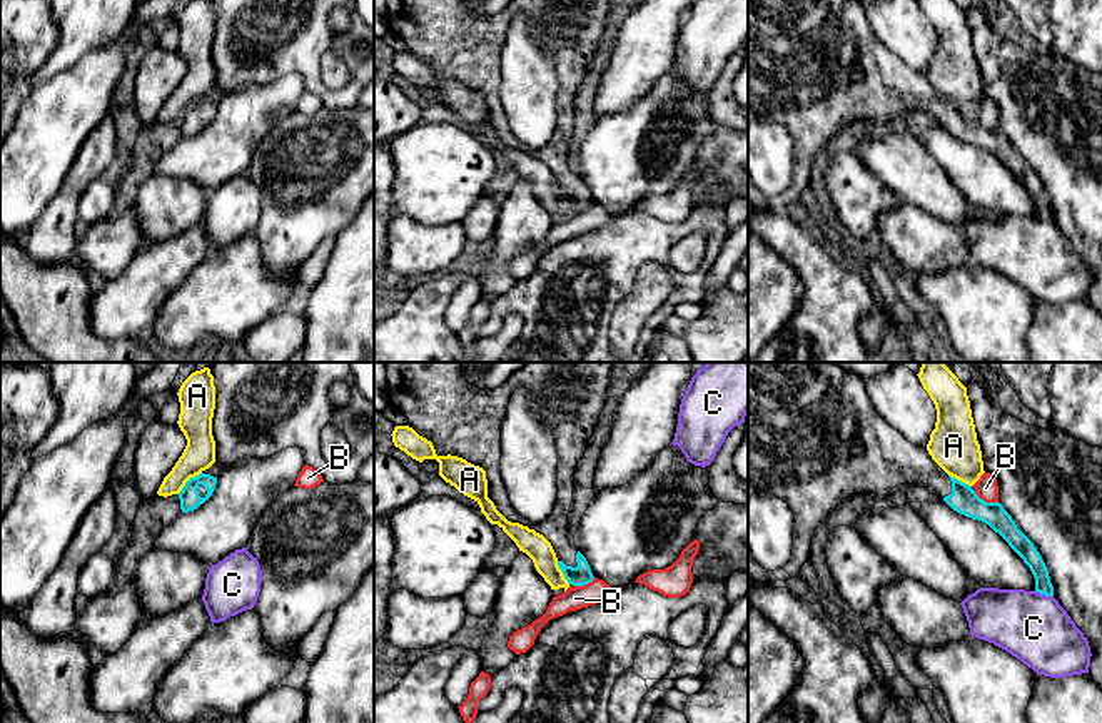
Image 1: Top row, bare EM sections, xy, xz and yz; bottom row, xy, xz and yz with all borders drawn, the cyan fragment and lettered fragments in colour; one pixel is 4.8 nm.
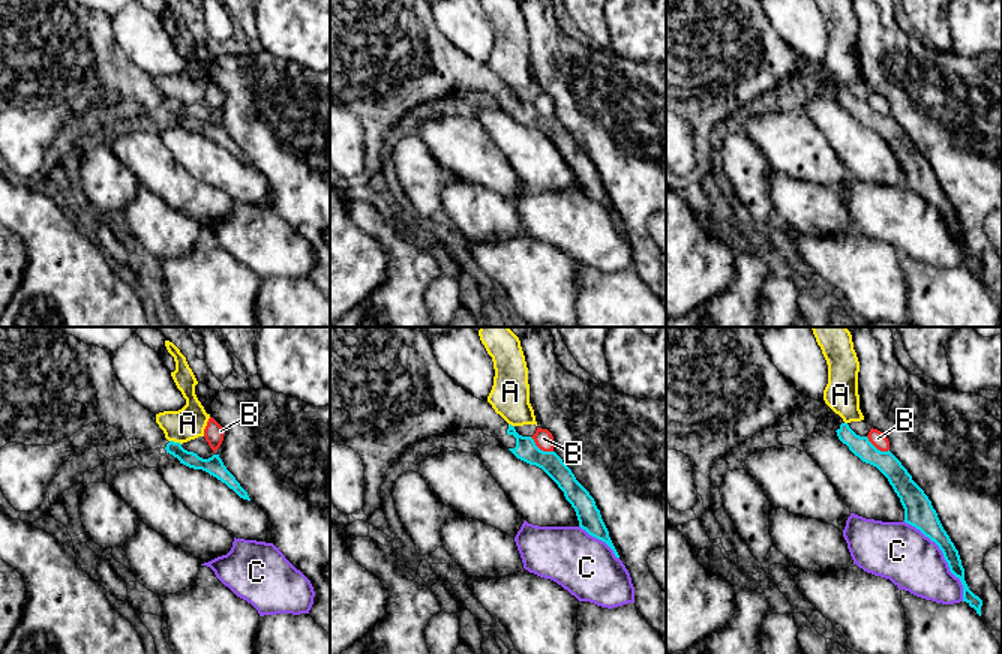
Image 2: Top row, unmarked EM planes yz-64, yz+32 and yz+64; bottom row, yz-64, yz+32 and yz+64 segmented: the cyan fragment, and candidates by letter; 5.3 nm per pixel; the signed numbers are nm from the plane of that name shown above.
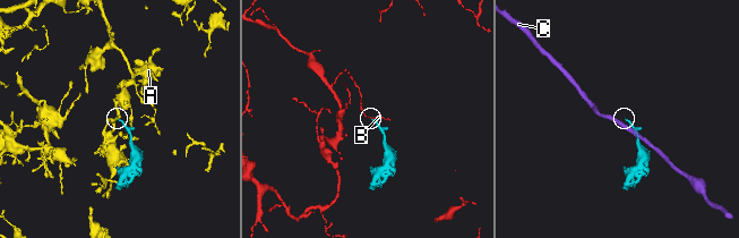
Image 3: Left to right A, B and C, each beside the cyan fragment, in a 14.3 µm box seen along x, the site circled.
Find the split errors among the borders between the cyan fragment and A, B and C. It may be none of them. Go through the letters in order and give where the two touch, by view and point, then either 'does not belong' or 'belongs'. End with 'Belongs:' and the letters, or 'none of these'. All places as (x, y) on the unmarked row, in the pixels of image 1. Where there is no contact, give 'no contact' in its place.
A: xy (187, 107) | does not belong
B: yz (984, 127) | does not belong
C: yz (1044, 219) | does not belong
Belongs: none of these

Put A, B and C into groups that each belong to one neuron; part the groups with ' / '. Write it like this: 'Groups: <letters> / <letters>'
Groups: A / B / C

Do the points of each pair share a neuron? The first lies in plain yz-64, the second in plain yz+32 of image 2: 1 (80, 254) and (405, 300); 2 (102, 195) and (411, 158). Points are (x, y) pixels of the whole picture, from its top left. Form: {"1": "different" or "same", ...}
{"1": "same", "2": "same"}

